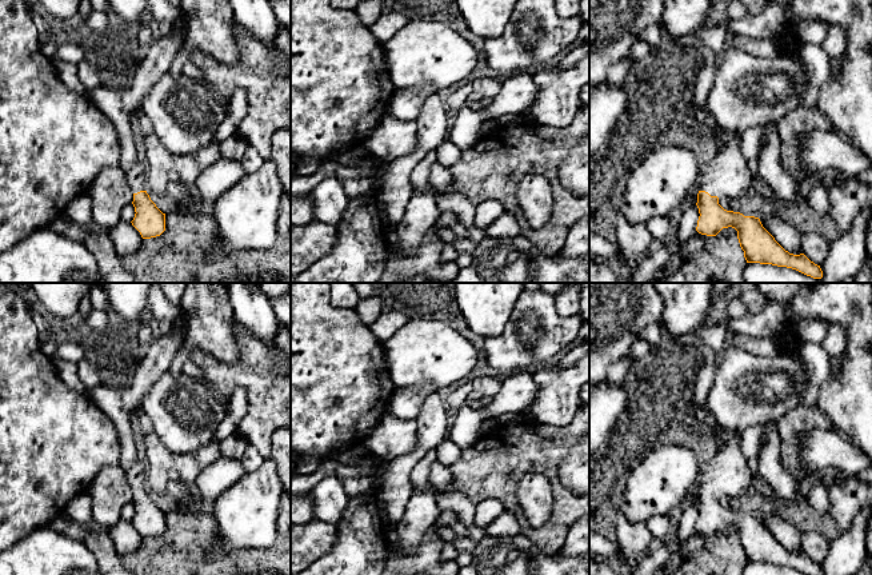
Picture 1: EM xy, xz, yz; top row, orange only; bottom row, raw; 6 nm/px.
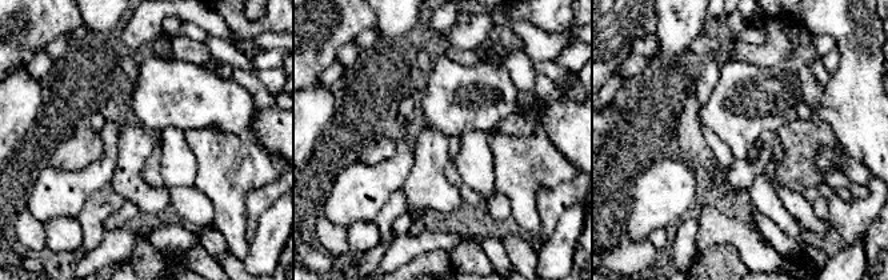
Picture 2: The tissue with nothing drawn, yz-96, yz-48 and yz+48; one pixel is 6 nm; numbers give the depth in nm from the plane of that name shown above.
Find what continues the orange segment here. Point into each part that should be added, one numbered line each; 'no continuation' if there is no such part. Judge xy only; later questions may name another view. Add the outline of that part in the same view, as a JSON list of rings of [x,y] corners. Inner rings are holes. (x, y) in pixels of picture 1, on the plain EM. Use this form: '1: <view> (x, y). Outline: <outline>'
1: xy (136, 475). Outline: [[[139,460],[125,471],[125,476],[133,492],[147,488],[147,470]]]

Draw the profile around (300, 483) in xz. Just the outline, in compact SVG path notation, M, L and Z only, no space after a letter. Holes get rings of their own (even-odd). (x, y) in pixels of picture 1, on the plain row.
M325 459L313 474L291 474L291 495L308 494L320 480L333 475L336 464L336 462Z

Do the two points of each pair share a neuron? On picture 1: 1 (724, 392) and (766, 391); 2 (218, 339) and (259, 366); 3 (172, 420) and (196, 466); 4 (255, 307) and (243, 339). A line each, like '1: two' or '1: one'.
1: one
2: two
3: two
4: two

